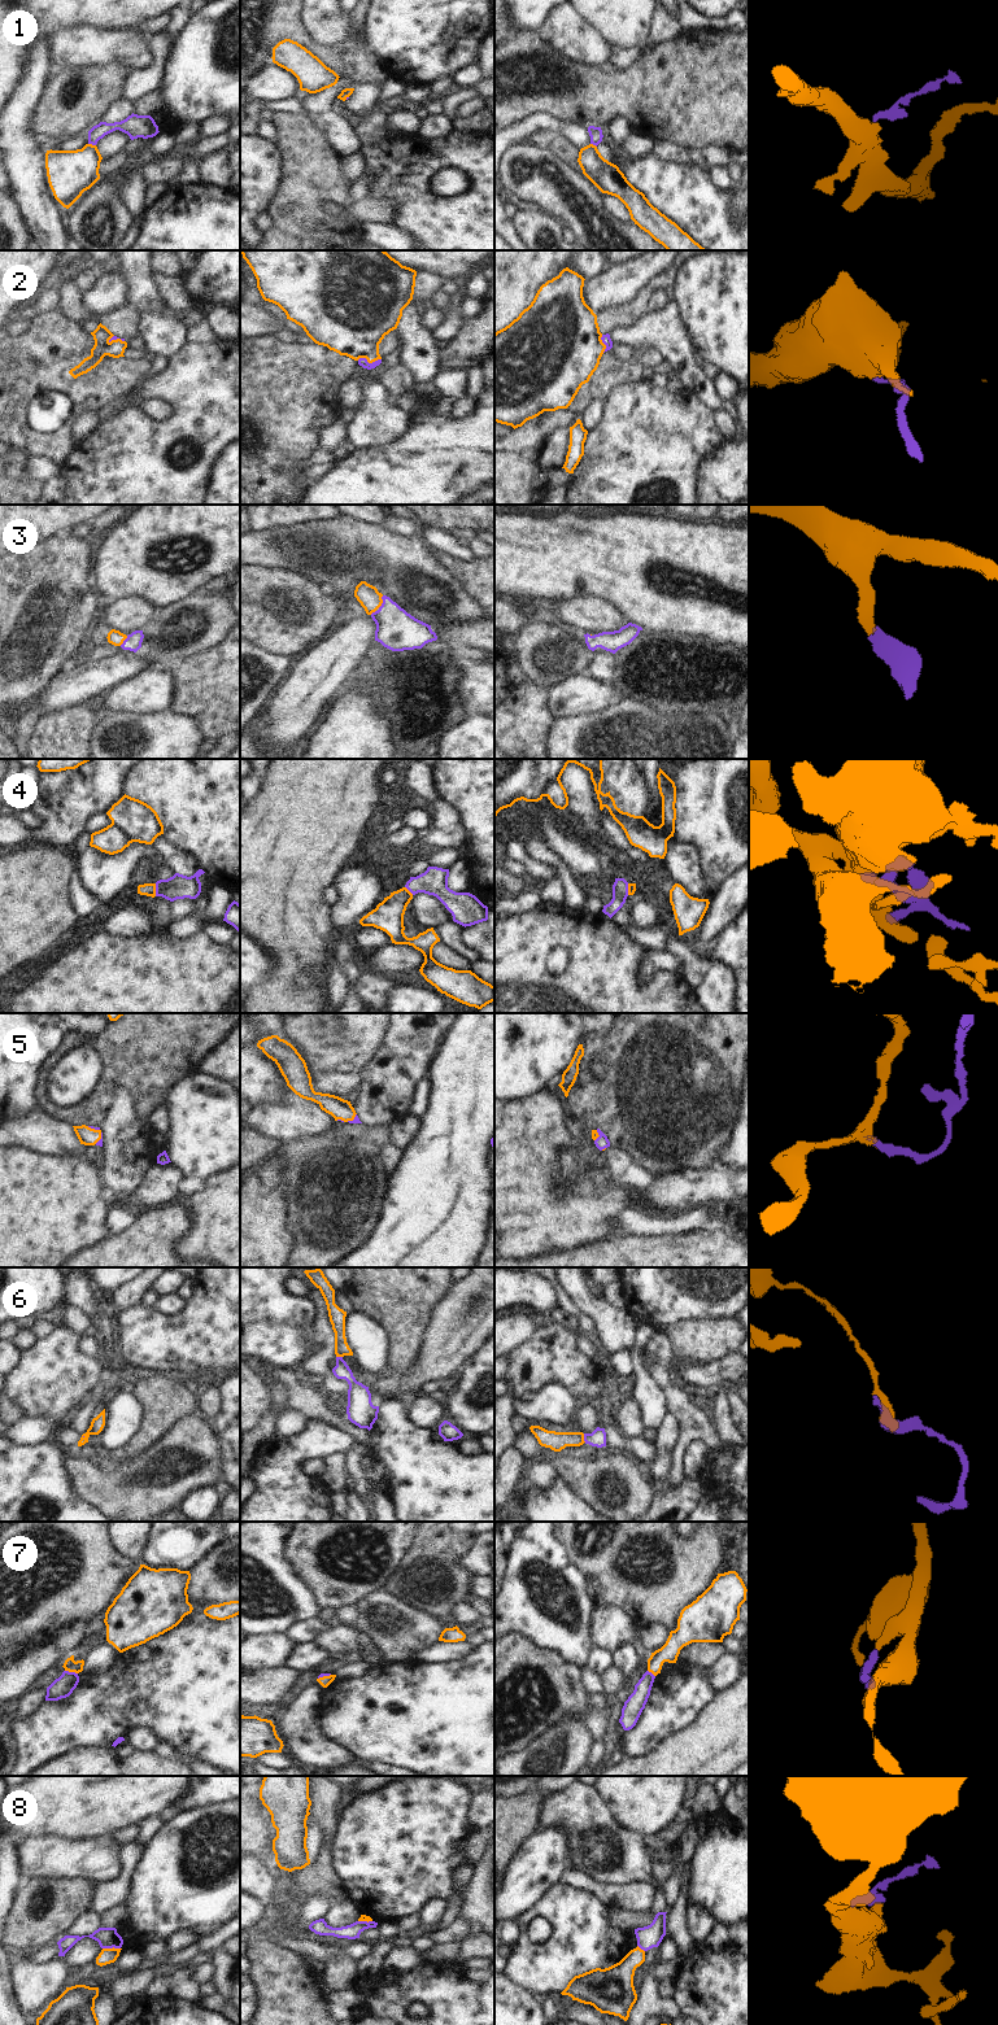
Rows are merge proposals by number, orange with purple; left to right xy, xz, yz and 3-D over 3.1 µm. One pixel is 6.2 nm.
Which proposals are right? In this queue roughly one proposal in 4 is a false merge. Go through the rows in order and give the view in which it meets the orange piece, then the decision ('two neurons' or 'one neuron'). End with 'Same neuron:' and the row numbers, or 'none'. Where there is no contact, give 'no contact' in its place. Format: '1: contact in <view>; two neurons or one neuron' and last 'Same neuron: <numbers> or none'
1: contact in xy; one neuron
2: contact in xz; one neuron
3: contact in xz; one neuron
4: contact in xy; one neuron
5: contact in xy; one neuron
6: contact in yz; one neuron
7: contact in xy; two neurons
8: contact in xy; two neurons
Same neuron: 1, 2, 3, 4, 5, 6

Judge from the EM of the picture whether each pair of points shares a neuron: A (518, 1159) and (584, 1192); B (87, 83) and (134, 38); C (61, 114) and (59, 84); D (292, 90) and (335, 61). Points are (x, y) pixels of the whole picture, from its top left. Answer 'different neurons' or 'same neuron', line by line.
A: same neuron
B: different neurons
C: same neuron
D: different neurons

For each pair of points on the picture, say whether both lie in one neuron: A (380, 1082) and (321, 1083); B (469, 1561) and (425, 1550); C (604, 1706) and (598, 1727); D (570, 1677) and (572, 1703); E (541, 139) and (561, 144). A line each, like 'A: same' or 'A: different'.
A: different
B: different
C: same
D: same
E: same

